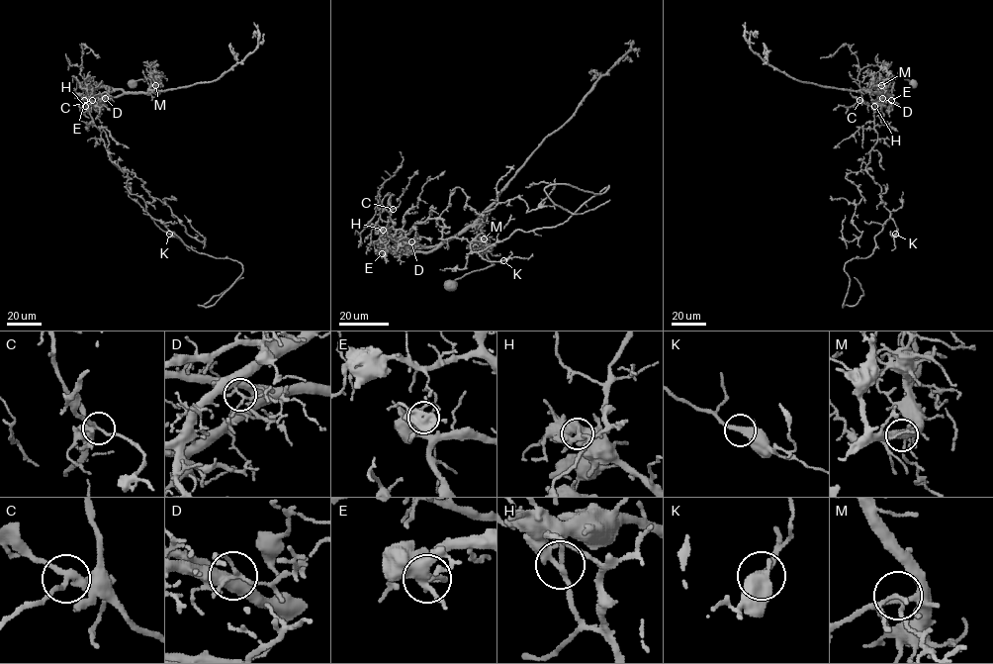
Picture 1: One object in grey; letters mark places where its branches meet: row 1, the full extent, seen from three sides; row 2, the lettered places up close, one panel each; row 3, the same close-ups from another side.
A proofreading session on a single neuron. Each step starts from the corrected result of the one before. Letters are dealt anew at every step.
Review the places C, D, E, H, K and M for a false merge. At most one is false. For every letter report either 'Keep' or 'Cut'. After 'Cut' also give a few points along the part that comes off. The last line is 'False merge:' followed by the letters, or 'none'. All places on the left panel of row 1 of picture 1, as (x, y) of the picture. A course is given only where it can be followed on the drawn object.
C: Keep
D: Keep
E: Keep
H: Cut. Course of the part to remove: (85, 106), (147, 213), (199, 252), (241, 264), (214, 305), (198, 305), (243, 277)
K: Keep
M: Keep
False merge: H

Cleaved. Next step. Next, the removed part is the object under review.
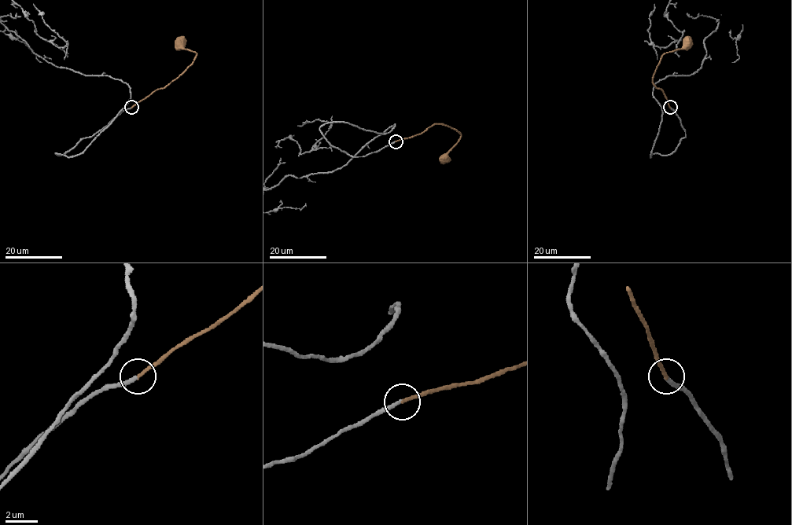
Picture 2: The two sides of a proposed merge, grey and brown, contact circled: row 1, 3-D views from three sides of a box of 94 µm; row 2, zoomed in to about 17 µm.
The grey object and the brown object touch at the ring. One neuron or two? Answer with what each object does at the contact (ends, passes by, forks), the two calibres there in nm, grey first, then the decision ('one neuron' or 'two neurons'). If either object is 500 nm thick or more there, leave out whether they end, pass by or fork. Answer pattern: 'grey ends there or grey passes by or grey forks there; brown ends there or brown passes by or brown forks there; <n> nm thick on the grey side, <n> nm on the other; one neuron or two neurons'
grey ends there; brown ends there; 240 nm thick on the grey side, 200 nm on the other; one neuron

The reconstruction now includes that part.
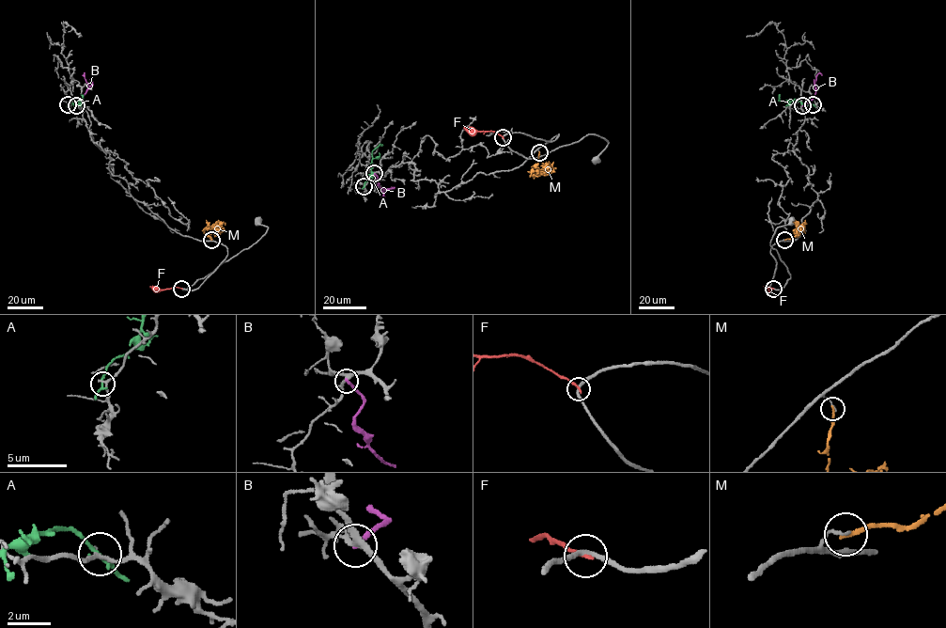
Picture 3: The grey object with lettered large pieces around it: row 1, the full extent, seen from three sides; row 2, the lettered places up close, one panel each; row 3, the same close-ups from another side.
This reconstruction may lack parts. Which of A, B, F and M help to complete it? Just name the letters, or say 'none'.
none

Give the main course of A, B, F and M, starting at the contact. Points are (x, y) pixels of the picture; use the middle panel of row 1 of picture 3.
A: (364, 186), (371, 177), (372, 152), (379, 146)
B: (375, 174), (380, 187), (389, 189), (383, 191), (380, 197)
F: (503, 137), (492, 131), (476, 132), (464, 126)
M: (539, 152), (535, 168), (548, 170), (550, 167), (545, 166), (548, 163)

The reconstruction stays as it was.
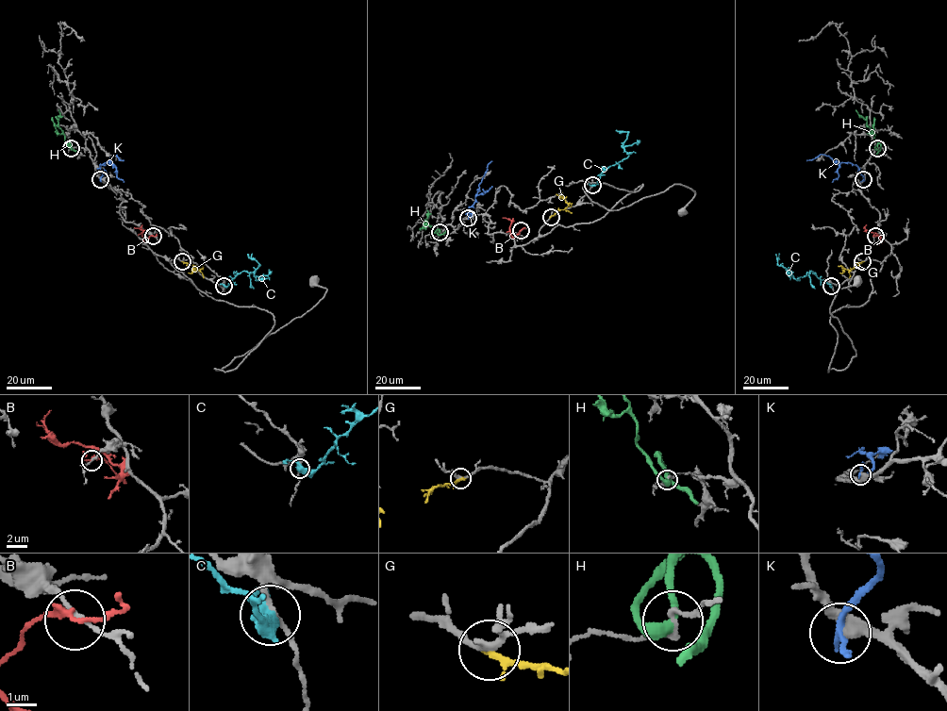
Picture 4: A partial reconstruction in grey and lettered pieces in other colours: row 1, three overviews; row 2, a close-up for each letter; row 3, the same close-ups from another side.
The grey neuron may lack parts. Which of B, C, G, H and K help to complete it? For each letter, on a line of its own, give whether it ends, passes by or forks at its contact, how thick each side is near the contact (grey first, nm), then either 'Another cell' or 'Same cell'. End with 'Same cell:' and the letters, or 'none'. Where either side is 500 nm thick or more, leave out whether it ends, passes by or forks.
B: It passes by. Thickness 120 nm (grey) against 170 nm. Another cell
C: It passes by. Thickness 160 nm (grey) against 440 nm. Another cell
G: It passes by. Thickness 170 nm (grey) against 170 nm. Another cell
H: It passes by. Thickness 160 nm (grey) against 360 nm. Another cell
K: It passes by. Thickness 400 nm (grey) against 190 nm. Another cell
Same cell: none

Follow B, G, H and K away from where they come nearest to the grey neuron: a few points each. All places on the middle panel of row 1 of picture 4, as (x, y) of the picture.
B: (522, 229), (513, 237), (509, 229), (511, 221), (503, 218)
G: (550, 217), (568, 206), (556, 194)
H: (440, 232), (438, 229), (433, 232), (426, 223), (426, 210)
K: (468, 218), (479, 184), (492, 161)

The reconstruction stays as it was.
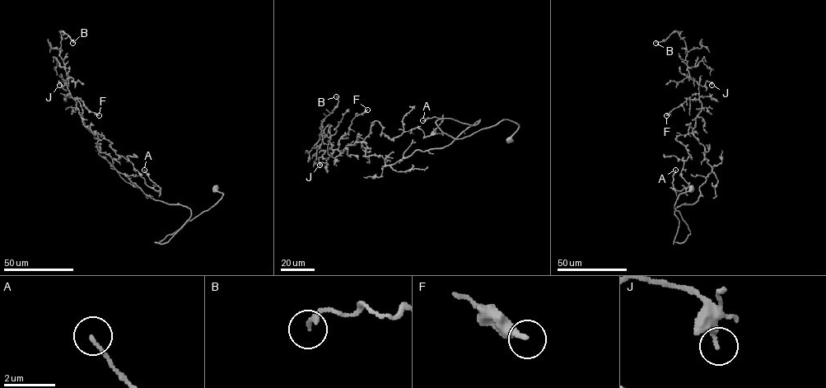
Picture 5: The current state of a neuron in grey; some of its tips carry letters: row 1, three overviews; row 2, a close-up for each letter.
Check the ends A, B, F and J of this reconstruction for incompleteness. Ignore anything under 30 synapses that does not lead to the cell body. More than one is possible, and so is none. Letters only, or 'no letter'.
no letter

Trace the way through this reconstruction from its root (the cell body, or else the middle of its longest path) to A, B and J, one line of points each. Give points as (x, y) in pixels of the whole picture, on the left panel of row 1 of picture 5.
A: (216, 189), (214, 205), (156, 243), (190, 210), (145, 194), (95, 133), (159, 190), (144, 170)
B: (216, 189), (214, 205), (155, 242), (191, 210), (151, 198), (98, 149), (67, 87), (61, 32), (72, 43)
J: (216, 189), (223, 194), (214, 205), (156, 243), (166, 243), (190, 210), (151, 198), (118, 171), (59, 85)

